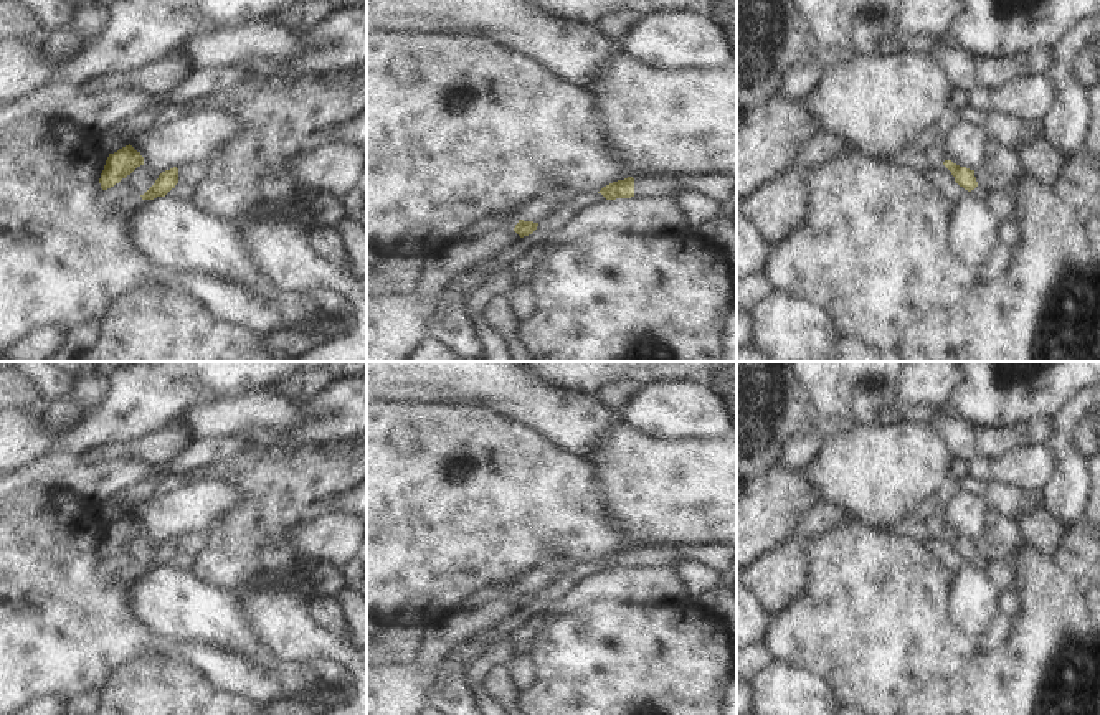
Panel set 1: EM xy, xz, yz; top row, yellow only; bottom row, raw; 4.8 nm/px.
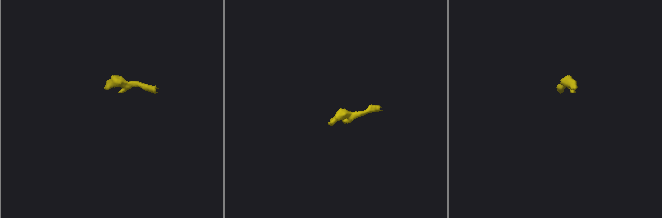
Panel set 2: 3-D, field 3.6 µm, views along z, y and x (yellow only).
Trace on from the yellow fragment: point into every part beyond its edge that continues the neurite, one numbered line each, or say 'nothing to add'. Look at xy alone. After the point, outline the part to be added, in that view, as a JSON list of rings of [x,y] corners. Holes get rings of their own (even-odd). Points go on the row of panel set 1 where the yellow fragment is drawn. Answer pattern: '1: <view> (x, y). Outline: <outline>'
nothing to add

